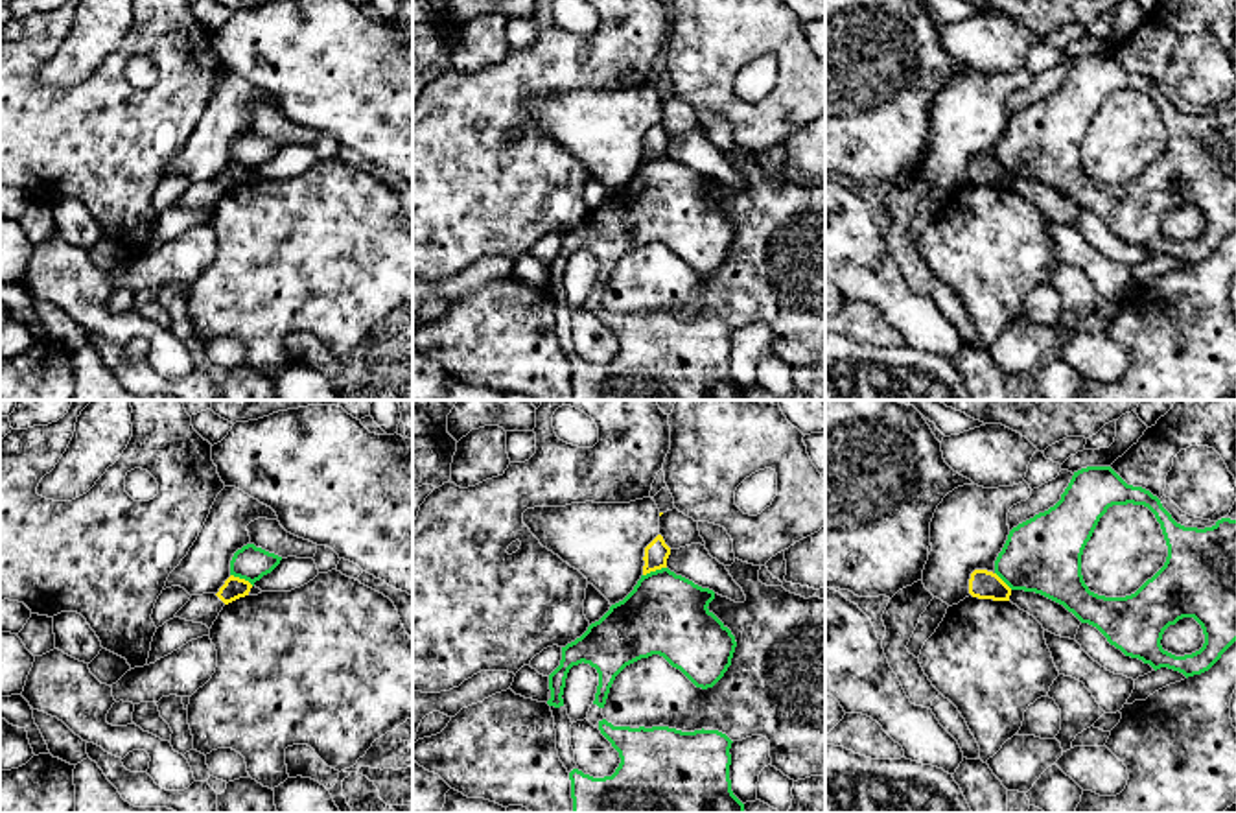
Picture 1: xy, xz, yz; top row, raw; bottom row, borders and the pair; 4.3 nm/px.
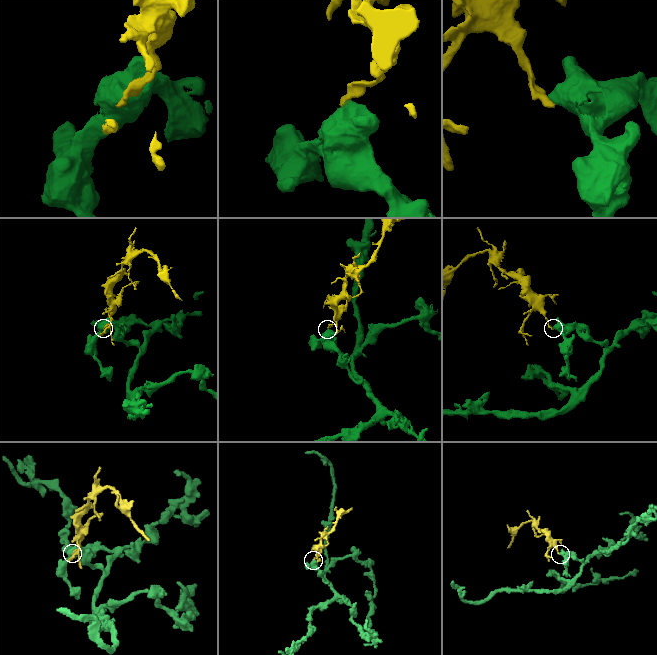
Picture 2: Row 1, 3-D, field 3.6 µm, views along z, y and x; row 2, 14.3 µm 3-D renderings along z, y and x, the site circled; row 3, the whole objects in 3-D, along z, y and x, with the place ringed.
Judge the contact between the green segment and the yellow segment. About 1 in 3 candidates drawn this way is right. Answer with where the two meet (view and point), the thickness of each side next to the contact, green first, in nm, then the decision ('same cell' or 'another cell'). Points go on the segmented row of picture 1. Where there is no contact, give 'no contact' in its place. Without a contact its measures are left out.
contact xz (654, 572); calibres 360 and 110 nm; another cell

